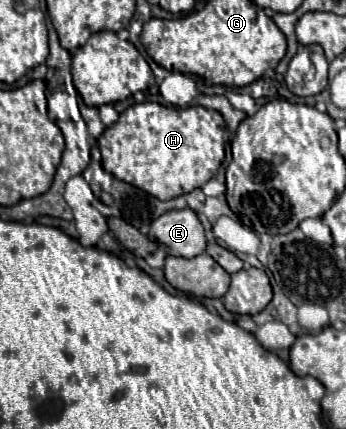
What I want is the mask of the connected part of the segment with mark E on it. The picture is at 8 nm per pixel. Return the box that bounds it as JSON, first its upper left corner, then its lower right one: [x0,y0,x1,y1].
[149,208,205,258]

